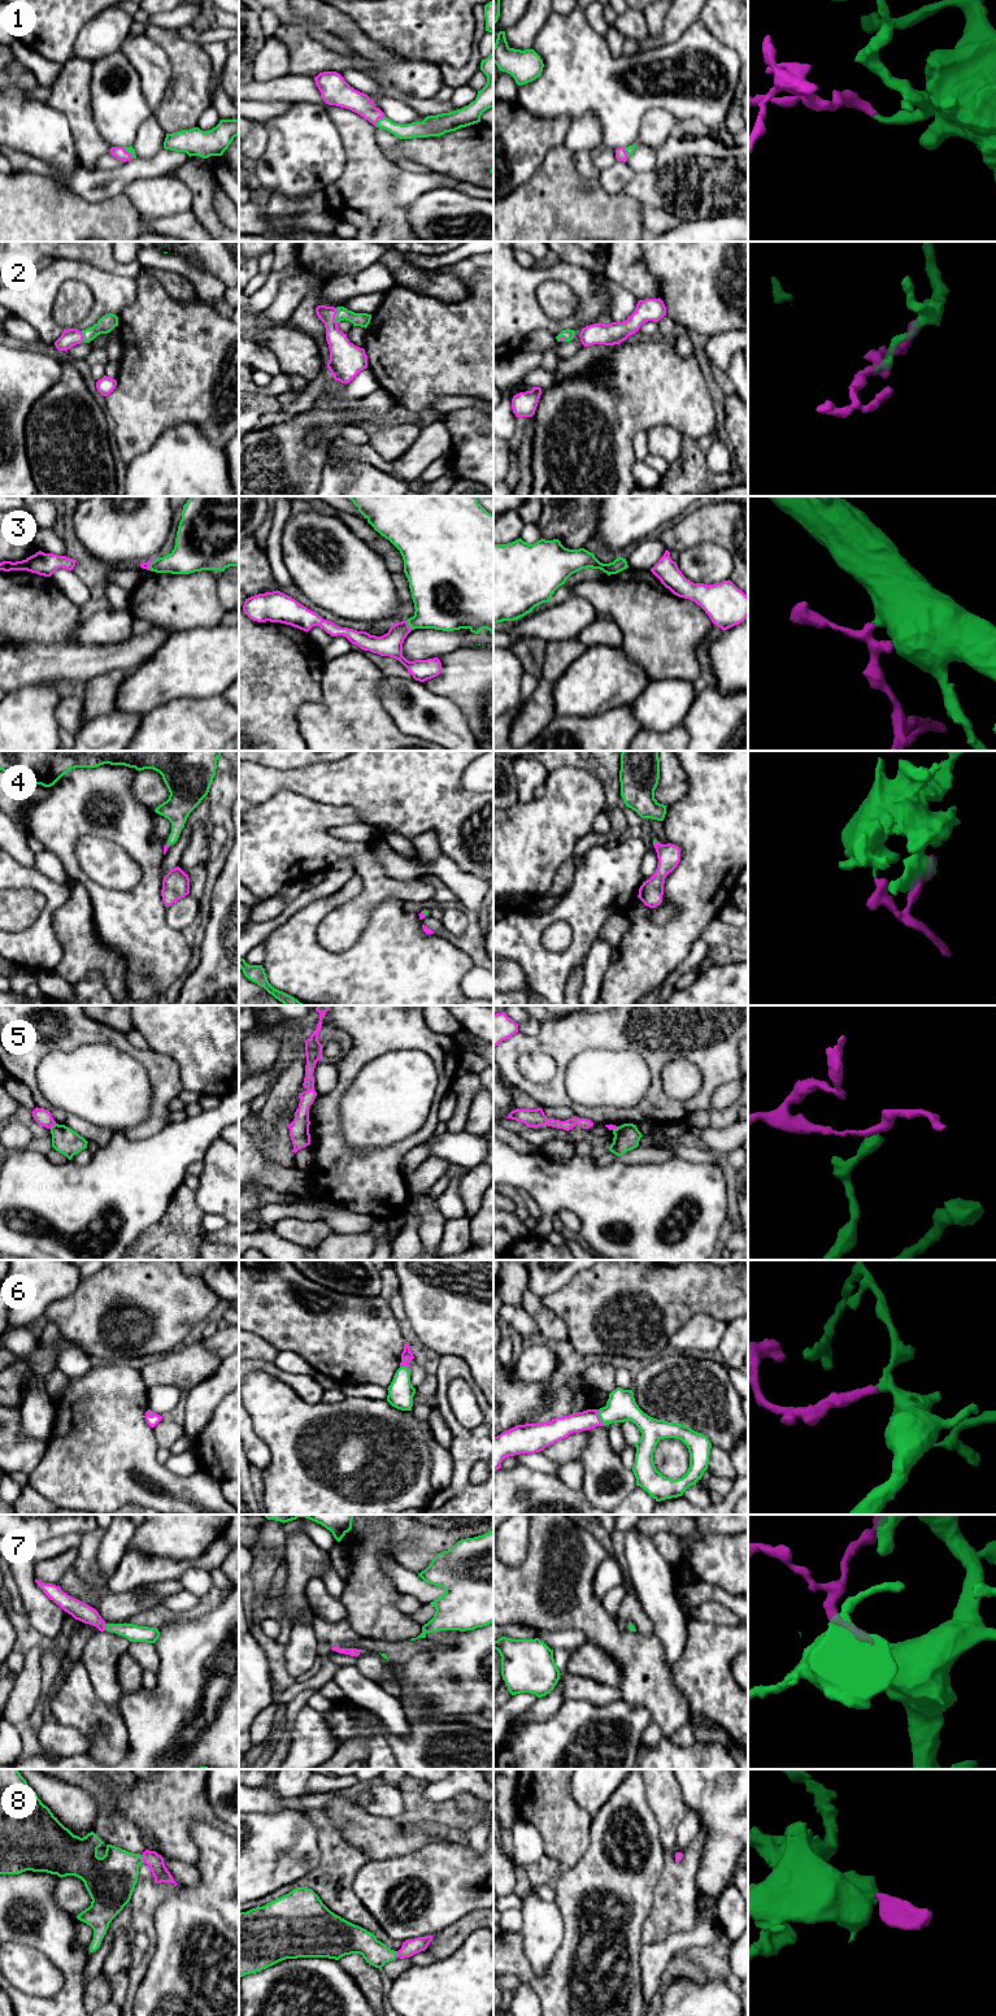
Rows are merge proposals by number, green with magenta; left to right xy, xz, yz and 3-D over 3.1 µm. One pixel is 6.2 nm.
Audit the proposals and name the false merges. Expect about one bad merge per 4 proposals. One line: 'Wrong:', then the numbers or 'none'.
Wrong: 5

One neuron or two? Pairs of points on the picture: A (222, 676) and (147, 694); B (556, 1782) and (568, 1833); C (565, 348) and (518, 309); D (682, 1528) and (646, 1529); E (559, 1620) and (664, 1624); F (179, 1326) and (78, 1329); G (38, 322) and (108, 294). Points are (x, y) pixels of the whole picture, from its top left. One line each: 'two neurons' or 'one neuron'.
A: one neuron
B: one neuron
C: two neurons
D: one neuron
E: two neurons
F: one neuron
G: one neuron

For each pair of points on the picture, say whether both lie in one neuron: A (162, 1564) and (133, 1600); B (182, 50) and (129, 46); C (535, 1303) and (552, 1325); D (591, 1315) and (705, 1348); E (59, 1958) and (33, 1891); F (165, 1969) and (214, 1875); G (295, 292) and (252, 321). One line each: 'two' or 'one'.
A: two
B: two
C: one
D: two
E: one
F: one
G: one

